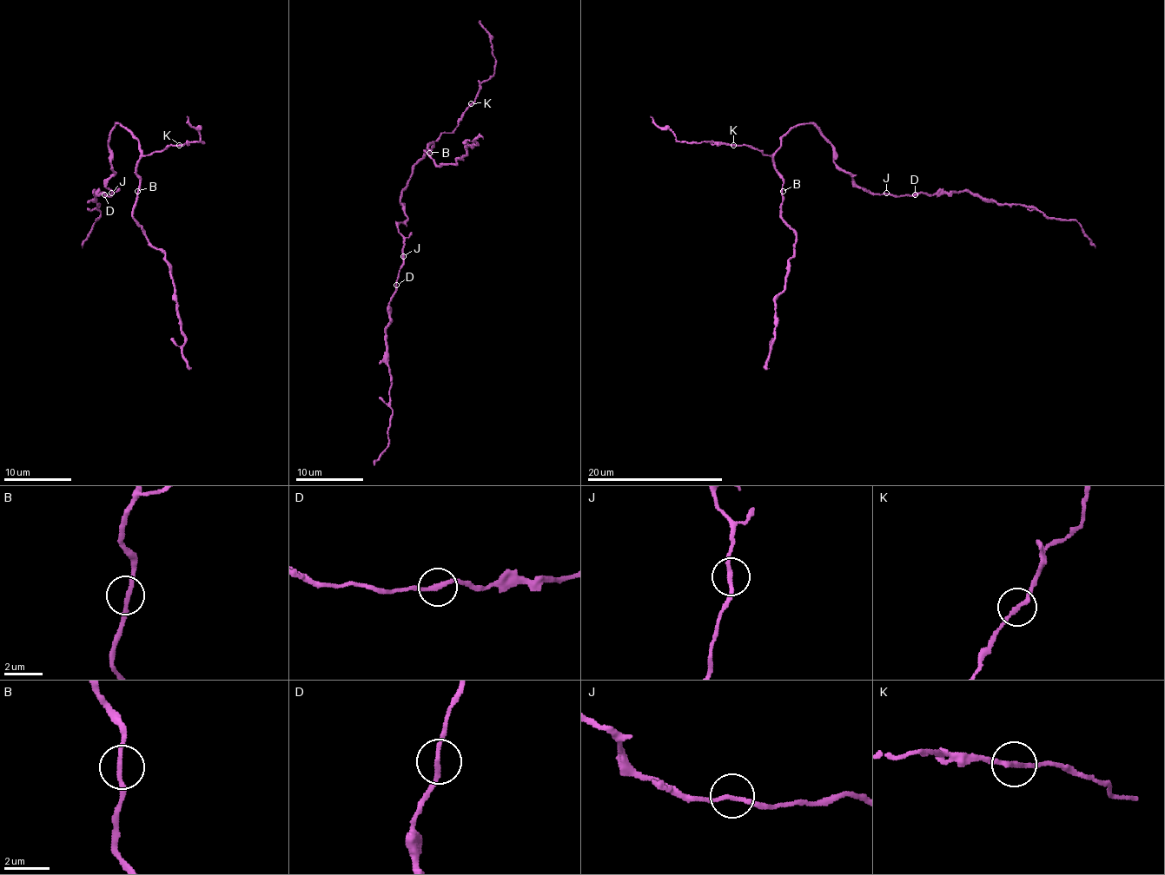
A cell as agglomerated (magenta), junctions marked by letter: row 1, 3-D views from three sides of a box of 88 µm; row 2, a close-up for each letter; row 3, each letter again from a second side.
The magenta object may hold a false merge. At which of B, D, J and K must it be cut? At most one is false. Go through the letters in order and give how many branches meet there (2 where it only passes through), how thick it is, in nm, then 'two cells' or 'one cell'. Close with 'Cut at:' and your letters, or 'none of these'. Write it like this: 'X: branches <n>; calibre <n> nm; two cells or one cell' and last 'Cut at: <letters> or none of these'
B: branches 2; calibre 200 nm; one cell
D: branches 2; calibre 200 nm; one cell
J: branches 2; calibre 190 nm; one cell
K: branches 2; calibre 200 nm; one cell
Cut at: none of these

